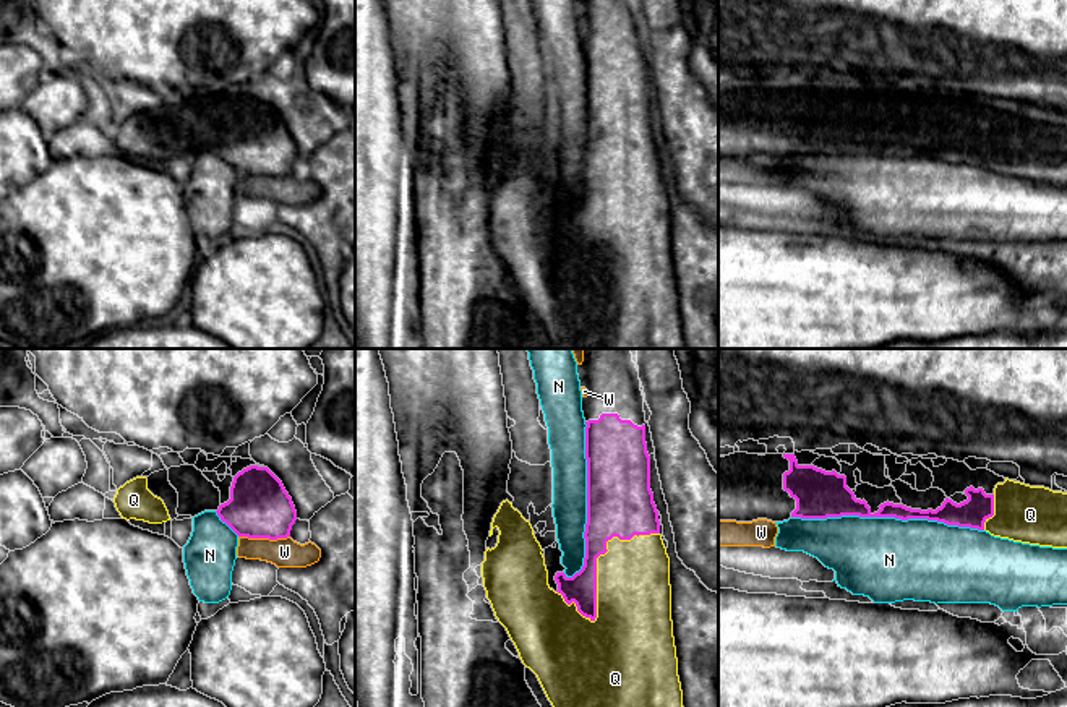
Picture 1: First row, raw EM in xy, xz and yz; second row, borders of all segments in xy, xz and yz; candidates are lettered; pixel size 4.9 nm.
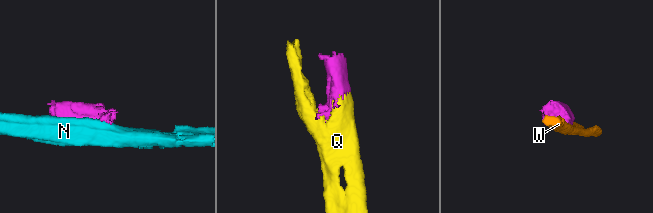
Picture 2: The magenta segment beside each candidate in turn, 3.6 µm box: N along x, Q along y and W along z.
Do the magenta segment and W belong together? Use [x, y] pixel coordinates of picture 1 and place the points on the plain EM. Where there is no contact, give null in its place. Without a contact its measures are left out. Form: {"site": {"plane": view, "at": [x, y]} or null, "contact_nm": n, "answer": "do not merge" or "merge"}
{"site": {"plane": "xy", "at": [265, 174]}, "contact_nm": 260, "answer": "do not merge"}

